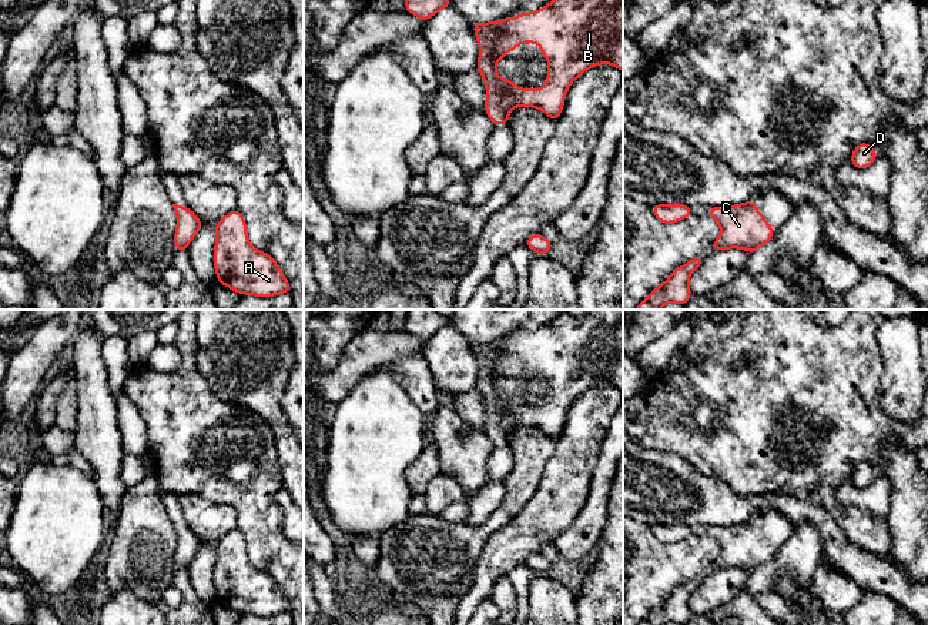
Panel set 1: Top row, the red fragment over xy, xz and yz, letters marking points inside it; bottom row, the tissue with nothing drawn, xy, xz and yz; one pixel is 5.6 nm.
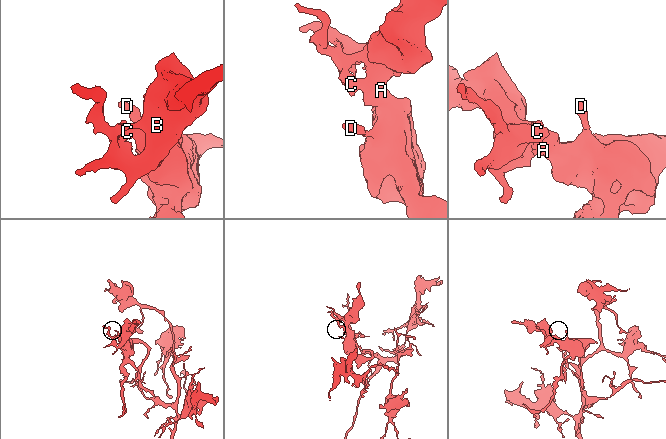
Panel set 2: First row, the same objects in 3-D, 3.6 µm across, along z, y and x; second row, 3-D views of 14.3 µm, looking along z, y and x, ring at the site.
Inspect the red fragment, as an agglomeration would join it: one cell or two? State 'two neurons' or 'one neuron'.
one neuron

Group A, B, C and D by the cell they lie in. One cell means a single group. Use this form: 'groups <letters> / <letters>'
groups A B C D

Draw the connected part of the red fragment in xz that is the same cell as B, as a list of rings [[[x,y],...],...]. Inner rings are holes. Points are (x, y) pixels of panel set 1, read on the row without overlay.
[[[589,310],[582,315],[560,312],[535,332],[523,331],[515,338],[473,342],[472,347],[480,372],[476,388],[486,405],[485,431],[493,445],[507,444],[509,432],[519,425],[539,428],[557,441],[570,404],[587,388],[613,384],[623,392],[623,310]],[[519,362],[540,364],[540,374],[549,384],[545,408],[519,408],[513,401],[497,395],[496,382],[507,371],[515,371]]]

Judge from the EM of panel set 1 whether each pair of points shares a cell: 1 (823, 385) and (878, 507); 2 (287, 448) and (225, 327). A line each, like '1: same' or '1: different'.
1: different
2: same

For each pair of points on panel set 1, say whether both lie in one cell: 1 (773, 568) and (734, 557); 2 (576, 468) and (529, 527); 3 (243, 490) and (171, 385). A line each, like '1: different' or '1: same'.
1: different
2: same
3: same

